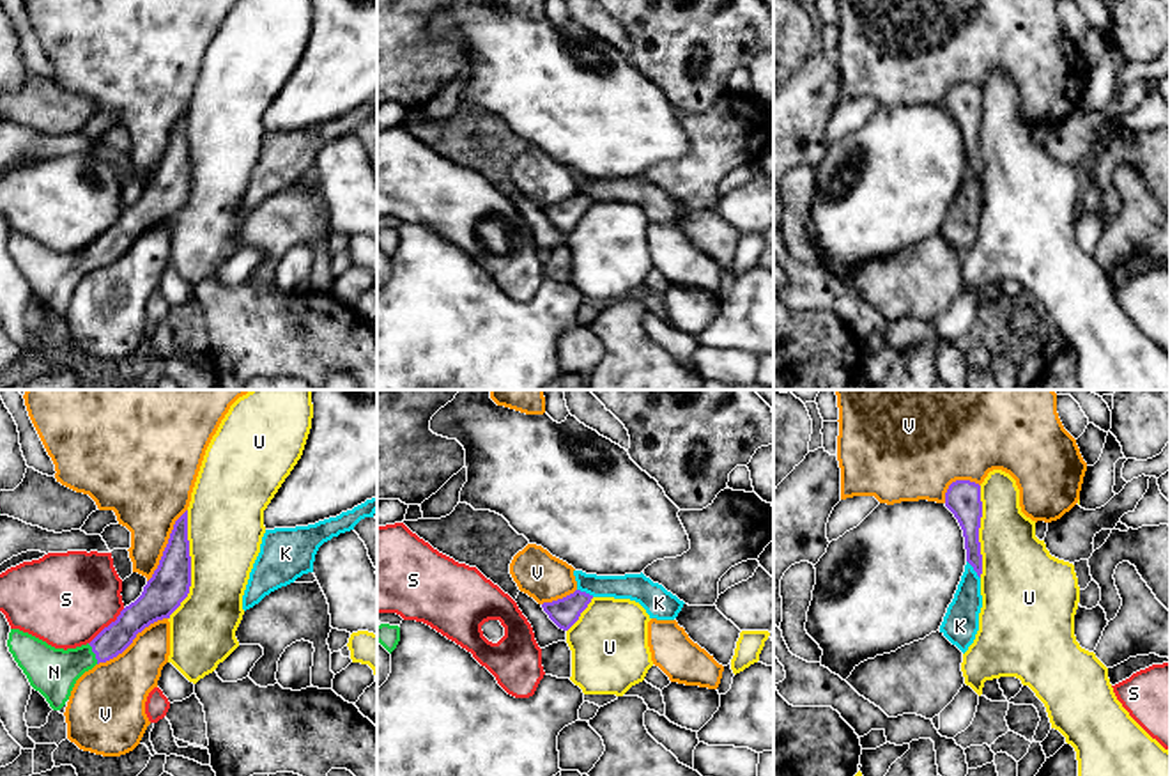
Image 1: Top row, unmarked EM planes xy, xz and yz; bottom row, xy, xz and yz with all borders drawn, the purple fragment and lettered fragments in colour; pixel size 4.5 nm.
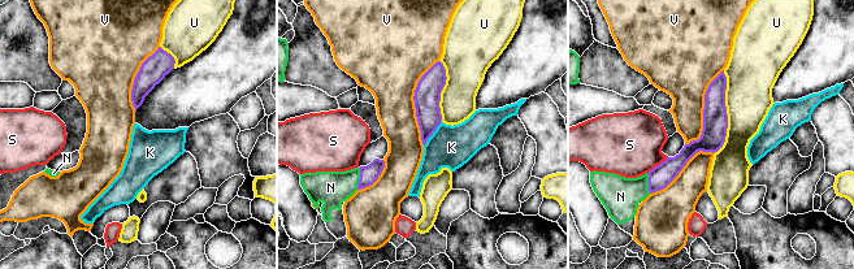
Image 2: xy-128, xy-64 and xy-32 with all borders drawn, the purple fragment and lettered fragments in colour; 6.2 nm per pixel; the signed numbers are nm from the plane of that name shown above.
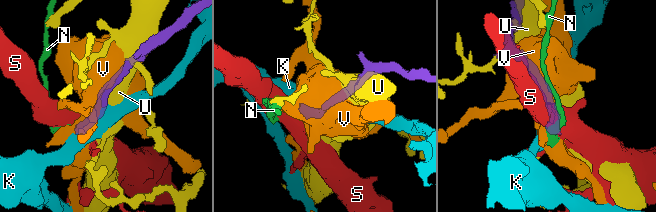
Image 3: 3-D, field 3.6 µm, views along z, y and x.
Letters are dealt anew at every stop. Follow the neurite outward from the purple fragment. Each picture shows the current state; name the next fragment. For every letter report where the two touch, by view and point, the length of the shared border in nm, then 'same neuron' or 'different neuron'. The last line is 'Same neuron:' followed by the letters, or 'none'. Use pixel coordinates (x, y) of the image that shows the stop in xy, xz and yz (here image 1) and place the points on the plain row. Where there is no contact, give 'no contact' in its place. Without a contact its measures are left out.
K: meets purple in yz at (974, 172); contact 110 nm long; different neuron
N: meets purple in xy at (94, 256); contact 110 nm long; same neuron
S: meets purple in xy at (108, 229); contact 240 nm long; different neuron
U: meets purple in xy at (190, 169); contact 500 nm long; different neuron
V: meets purple in xy at (133, 241); contact 380 nm long; different neuron
Same neuron: N

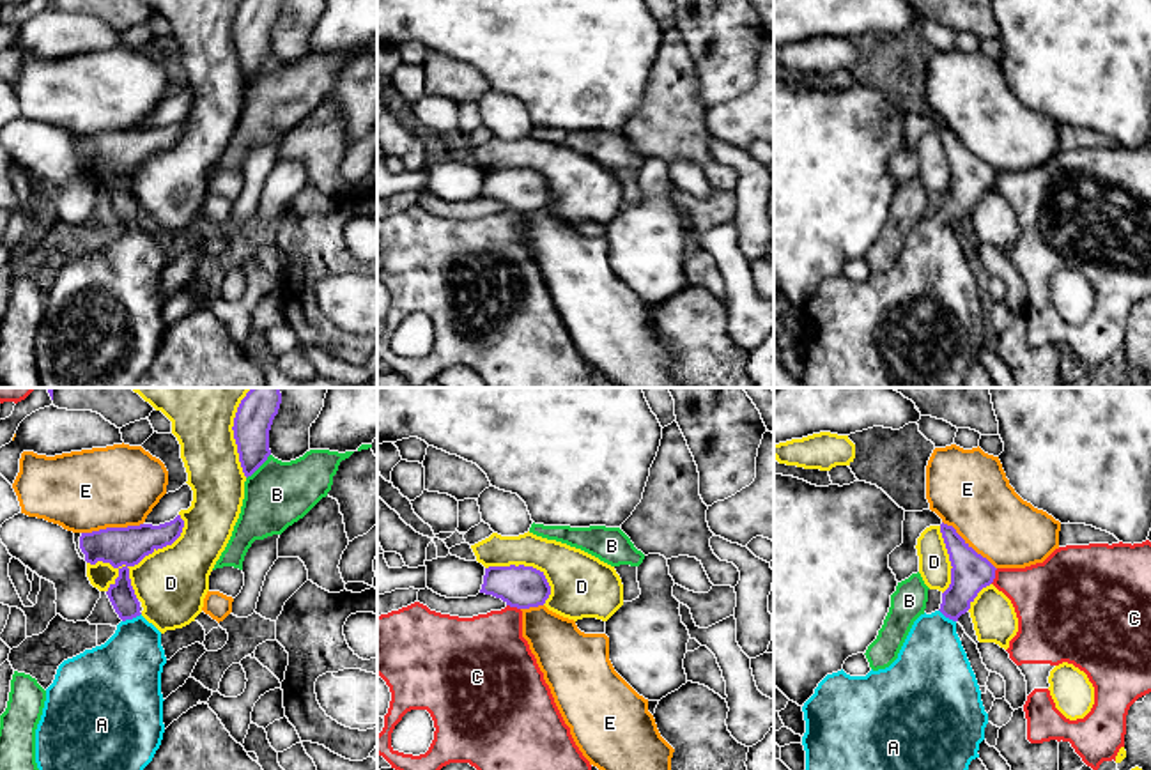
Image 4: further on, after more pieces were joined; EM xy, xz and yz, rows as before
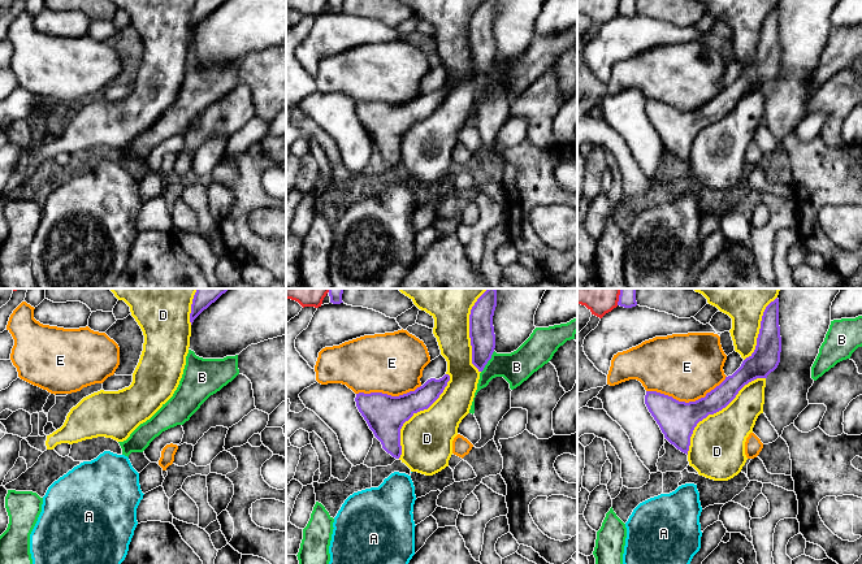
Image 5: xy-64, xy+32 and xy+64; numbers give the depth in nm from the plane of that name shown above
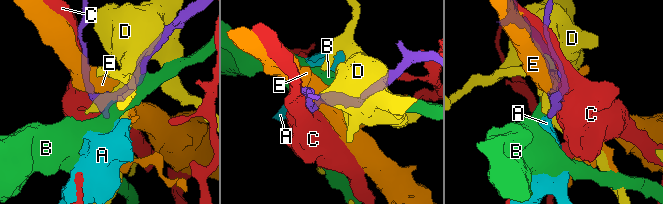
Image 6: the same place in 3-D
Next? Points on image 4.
A: meets purple in xy at (131, 222); contact 100 nm long; same neuron
B: meets purple in xy at (259, 69); contact 160 nm long; different neuron
C: meets purple in yz at (994, 179); contact 80 nm long; different neuron
D: meets purple in xy at (149, 156); contact 480 nm long; different neuron
E: meets purple in xy at (112, 131); contact 280 nm long; different neuron
Same neuron: A

